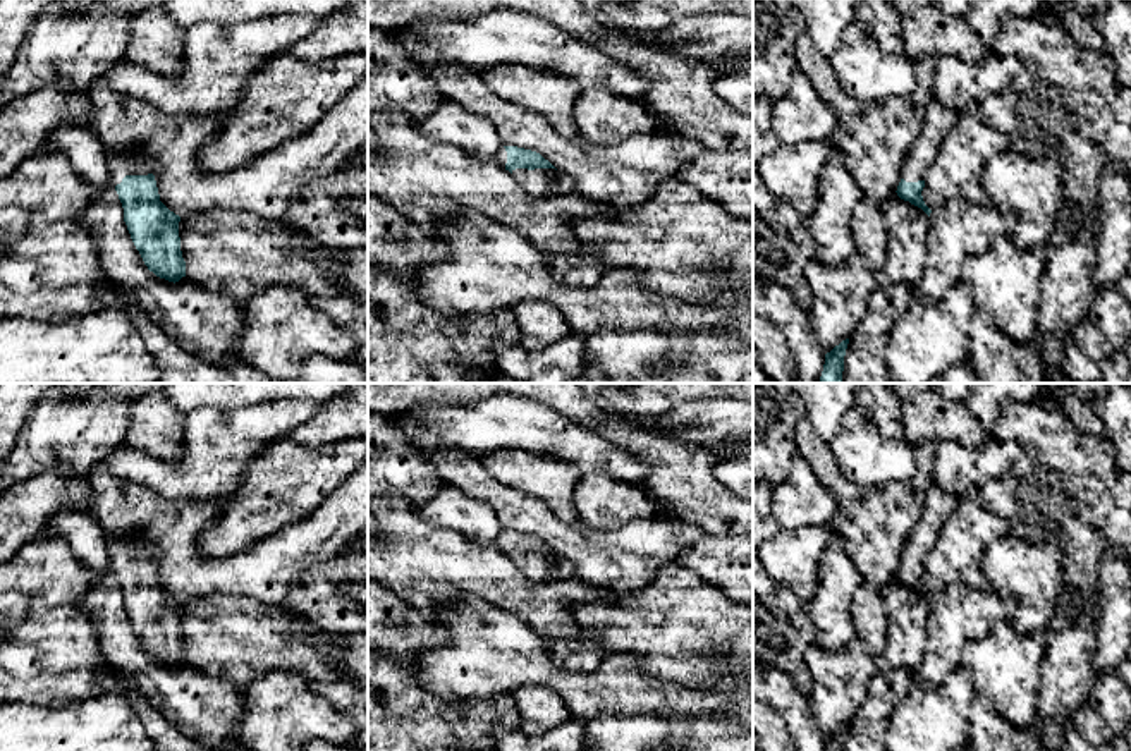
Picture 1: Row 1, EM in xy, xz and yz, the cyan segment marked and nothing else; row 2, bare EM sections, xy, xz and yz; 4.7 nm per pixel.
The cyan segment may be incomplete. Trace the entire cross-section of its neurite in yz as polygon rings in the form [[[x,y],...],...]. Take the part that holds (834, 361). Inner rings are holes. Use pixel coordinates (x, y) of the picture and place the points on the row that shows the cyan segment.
[[[849,339],[842,340],[830,352],[825,354],[825,364],[820,383],[842,383],[844,356]]]

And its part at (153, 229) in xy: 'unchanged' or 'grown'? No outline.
grown

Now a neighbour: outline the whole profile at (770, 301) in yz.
[[[753,280],[753,313],[782,332],[796,364],[796,380],[789,383],[820,383],[825,354],[811,335],[808,311],[792,292],[773,282]]]

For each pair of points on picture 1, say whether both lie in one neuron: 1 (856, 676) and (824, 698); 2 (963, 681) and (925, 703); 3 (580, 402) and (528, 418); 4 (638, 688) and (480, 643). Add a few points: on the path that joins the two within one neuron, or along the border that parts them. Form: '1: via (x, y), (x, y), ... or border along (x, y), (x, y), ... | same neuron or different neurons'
1: via (848, 676), (832, 691) | same neuron
2: via (954, 689), (941, 703), (934, 703) | same neuron
3: border along (535, 401), (590, 428) | different neurons
4: via (599, 688), (571, 686), (519, 655) | same neuron

